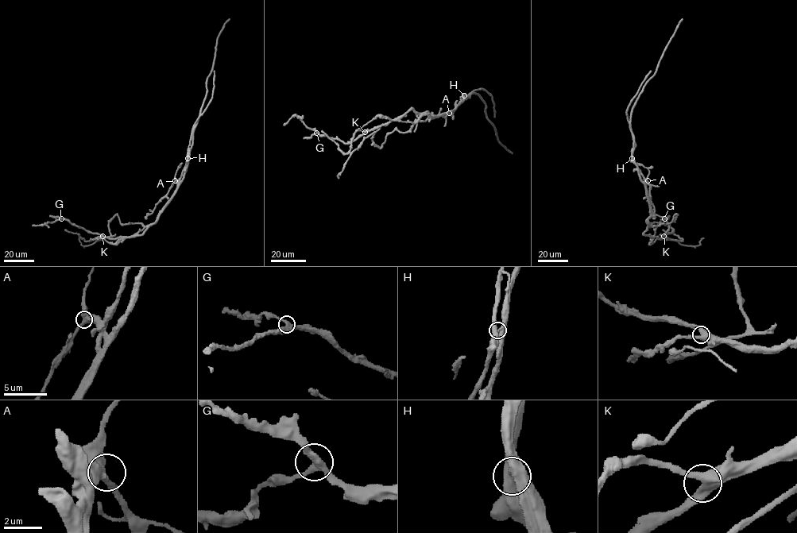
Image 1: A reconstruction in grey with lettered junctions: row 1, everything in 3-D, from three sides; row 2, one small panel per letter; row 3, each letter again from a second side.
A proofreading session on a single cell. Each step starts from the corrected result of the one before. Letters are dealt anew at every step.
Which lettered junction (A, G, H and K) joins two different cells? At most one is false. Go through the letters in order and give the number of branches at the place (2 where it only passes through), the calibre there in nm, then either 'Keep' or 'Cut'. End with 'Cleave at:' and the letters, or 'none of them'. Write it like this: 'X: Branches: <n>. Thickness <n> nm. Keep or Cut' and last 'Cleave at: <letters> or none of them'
A: Branches: 3. Thickness 400 nm. Keep
G: Branches: 3. Thickness 360 nm. Keep
H: Branches: 3. Thickness 420 nm. Cut
K: Branches: 3. Thickness 480 nm. Keep
Cleave at: H

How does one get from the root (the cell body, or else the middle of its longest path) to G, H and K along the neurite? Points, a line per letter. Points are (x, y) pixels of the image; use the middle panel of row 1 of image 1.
G: (452, 111), (432, 116), (423, 114), (415, 122), (391, 120), (366, 130), (347, 143), (316, 133)
H: (452, 111), (463, 100), (464, 95)
K: (452, 111), (432, 116), (423, 114), (415, 122), (391, 120), (365, 132)

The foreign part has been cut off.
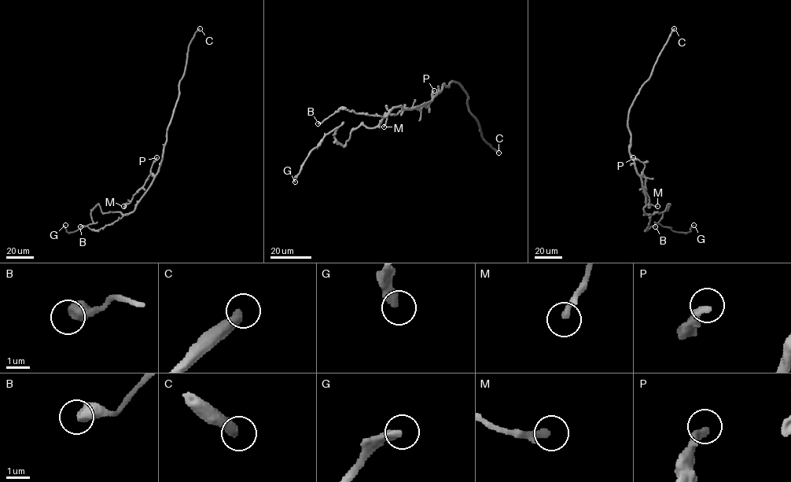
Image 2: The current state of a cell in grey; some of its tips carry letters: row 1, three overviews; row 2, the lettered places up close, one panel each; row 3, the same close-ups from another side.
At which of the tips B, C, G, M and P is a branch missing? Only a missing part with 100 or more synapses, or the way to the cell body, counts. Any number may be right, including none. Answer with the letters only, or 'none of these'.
none of these

